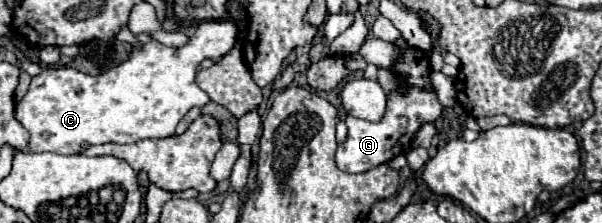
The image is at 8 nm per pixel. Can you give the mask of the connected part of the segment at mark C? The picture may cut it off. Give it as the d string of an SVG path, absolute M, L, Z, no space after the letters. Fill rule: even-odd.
M204 20L198 24L190 42L182 48L168 48L156 40L144 44L140 50L132 50L130 60L104 72L100 76L88 76L74 68L46 68L32 78L26 96L18 102L18 122L28 130L28 148L32 152L56 152L56 154L82 154L94 144L134 144L146 138L172 136L180 118L192 106L204 106L210 102L208 94L198 88L194 76L204 58L220 58L236 44L238 26L232 20Z

